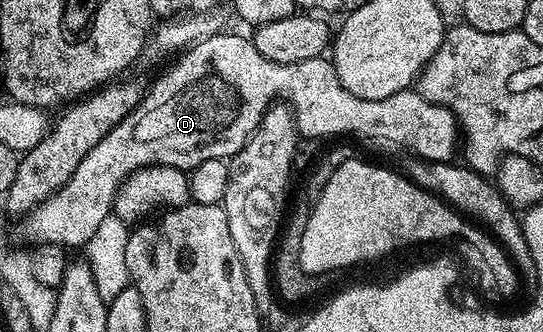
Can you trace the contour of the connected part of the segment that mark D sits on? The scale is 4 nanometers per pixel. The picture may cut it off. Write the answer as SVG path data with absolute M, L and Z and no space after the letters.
M226 35L209 36L185 49L177 57L179 60L150 89L145 89L141 102L109 134L100 138L92 150L88 150L84 162L76 166L76 174L68 178L66 185L44 203L34 207L33 212L25 217L26 236L30 242L61 244L67 250L81 249L92 238L92 234L96 234L100 222L112 215L118 191L133 172L152 168L155 164L193 170L209 160L226 160L235 156L256 130L267 108L277 100L289 104L303 137L363 136L366 140L383 140L386 144L407 148L412 152L410 154L423 160L450 162L455 159L454 147L460 144L458 121L447 108L428 102L416 90L405 98L401 92L392 94L392 98L379 100L356 98L356 94L348 94L348 90L344 90L329 59L317 56L308 62L295 64L272 62L256 50L253 39Z

